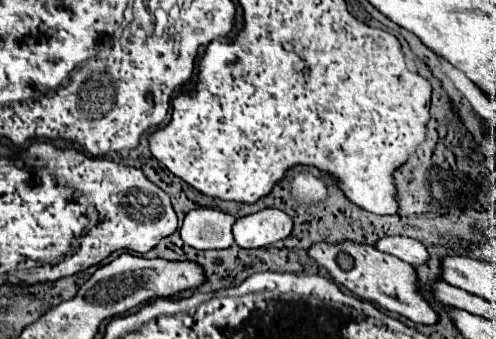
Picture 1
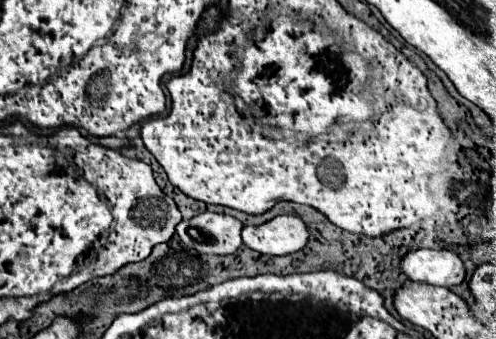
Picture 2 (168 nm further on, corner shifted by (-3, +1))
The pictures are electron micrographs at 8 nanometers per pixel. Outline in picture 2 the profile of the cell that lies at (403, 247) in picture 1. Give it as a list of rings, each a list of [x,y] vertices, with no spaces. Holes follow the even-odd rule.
[[[414,249],[400,259],[402,271],[414,279],[430,285],[452,287],[464,281],[464,265],[454,251],[434,251],[434,249]]]

